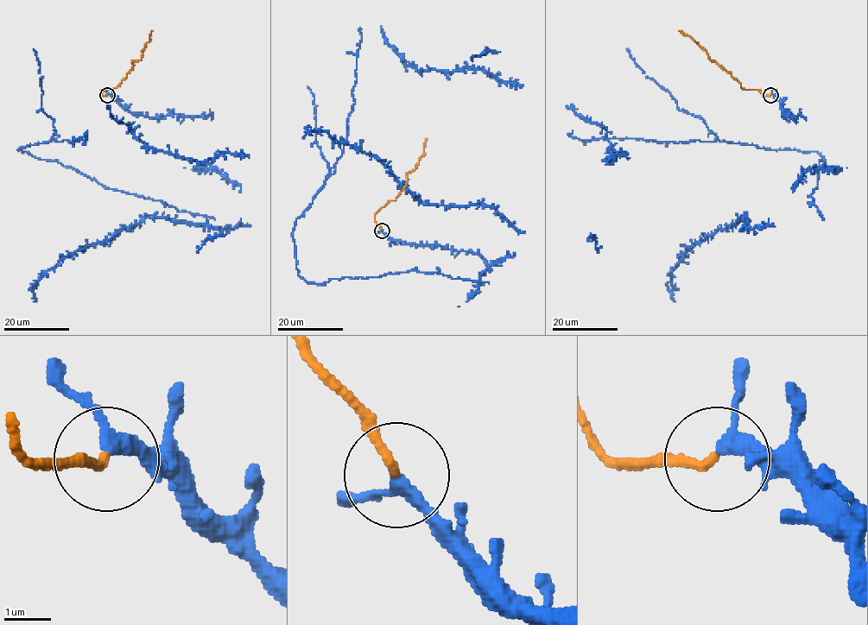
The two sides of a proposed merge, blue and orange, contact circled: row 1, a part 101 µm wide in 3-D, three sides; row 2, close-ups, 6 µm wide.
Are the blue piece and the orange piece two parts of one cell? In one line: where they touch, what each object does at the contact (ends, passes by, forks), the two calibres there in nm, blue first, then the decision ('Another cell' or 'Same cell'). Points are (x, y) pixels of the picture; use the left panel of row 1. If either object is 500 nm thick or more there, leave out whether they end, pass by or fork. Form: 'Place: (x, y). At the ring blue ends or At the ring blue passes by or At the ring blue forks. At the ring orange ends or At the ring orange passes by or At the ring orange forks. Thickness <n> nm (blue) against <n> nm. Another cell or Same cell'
Place: (107, 95). At the ring blue passes by. At the ring orange ends. Thickness 240 nm (blue) against 170 nm. Another cell

